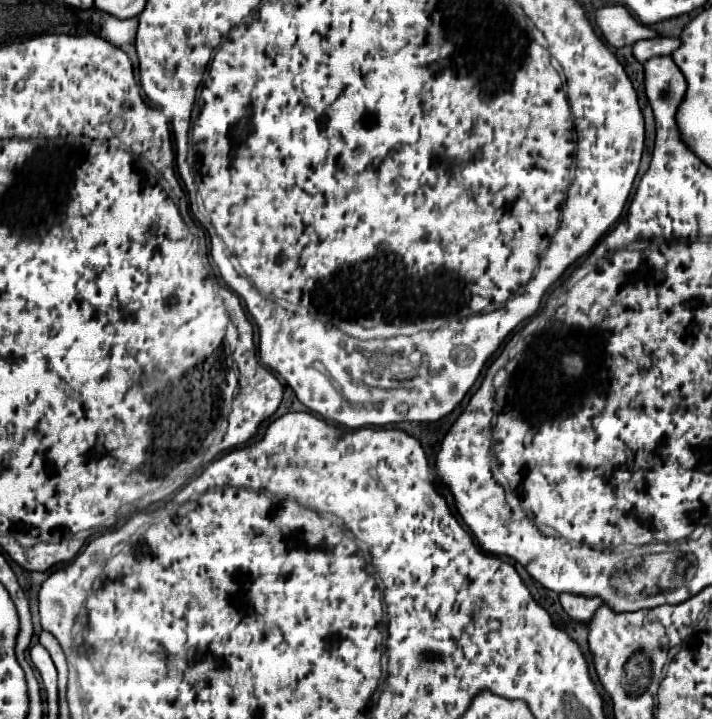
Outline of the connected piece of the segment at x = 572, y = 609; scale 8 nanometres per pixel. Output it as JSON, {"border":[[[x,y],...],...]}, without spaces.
{"border":[[[561,594],[561,606],[565,614],[581,624],[589,624],[595,612],[601,606],[601,598],[583,598],[583,596],[573,596],[573,594]]]}

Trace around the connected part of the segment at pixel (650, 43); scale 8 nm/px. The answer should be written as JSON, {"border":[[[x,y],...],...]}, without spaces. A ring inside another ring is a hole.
{"border":[[[651,38],[633,44],[633,54],[639,62],[647,62],[653,56],[669,56],[681,46],[679,38]]]}

